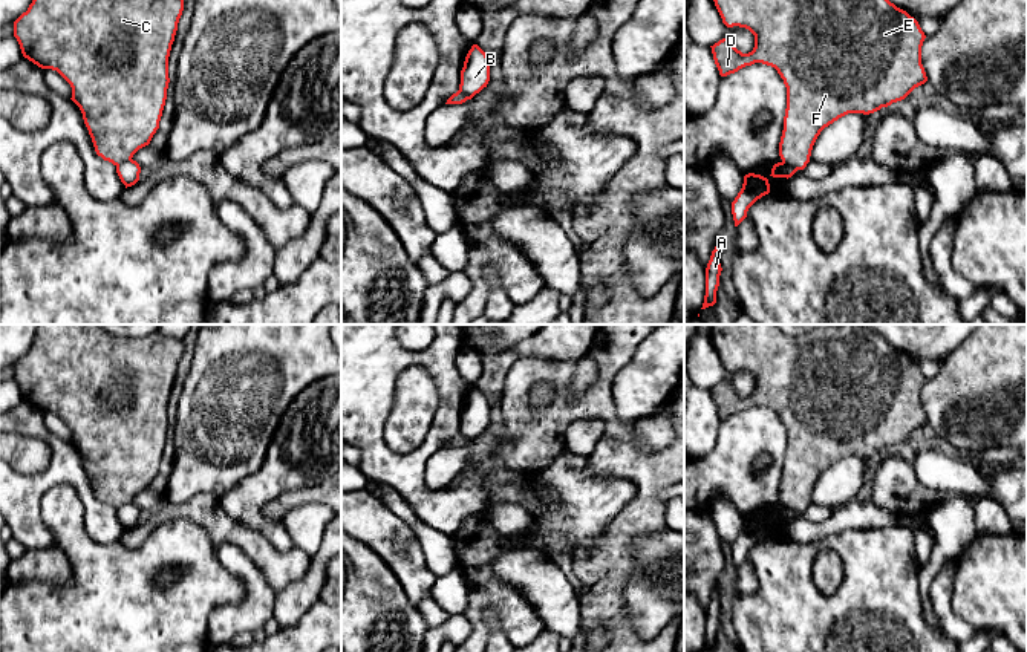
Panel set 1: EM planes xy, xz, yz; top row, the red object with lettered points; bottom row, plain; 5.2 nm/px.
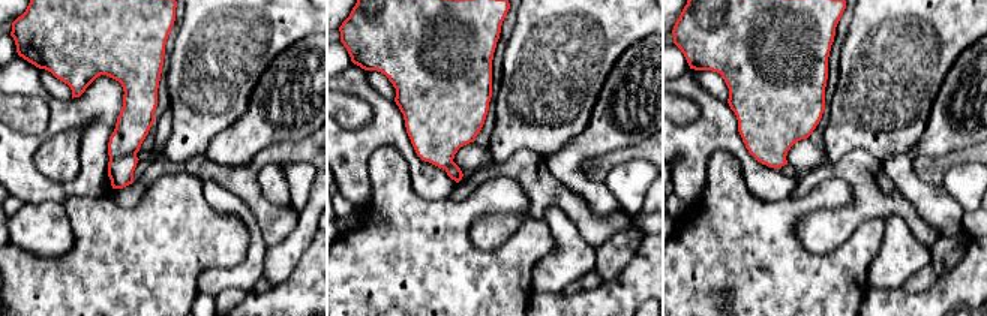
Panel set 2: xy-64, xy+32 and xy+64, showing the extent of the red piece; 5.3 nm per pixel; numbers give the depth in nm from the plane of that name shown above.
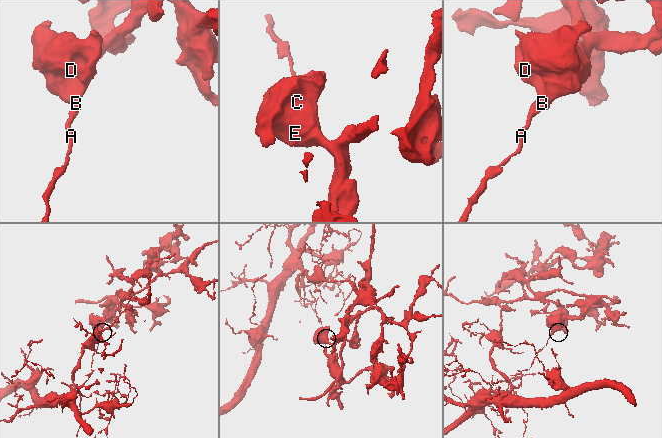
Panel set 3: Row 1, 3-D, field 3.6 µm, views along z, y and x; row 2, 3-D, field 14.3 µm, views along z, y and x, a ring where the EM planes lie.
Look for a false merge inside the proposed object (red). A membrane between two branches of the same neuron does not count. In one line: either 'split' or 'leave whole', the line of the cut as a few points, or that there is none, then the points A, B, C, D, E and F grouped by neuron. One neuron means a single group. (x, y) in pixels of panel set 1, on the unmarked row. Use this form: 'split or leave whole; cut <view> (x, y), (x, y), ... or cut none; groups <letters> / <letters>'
split; cut yz (782, 504), (798, 511); groups A B / C D E F

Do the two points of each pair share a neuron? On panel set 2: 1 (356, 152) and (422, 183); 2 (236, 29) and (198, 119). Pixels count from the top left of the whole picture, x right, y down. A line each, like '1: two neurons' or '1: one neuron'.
1: one neuron
2: one neuron

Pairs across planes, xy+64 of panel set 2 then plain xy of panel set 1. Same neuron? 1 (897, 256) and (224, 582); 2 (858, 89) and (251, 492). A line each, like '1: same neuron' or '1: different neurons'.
1: different neurons
2: different neurons

